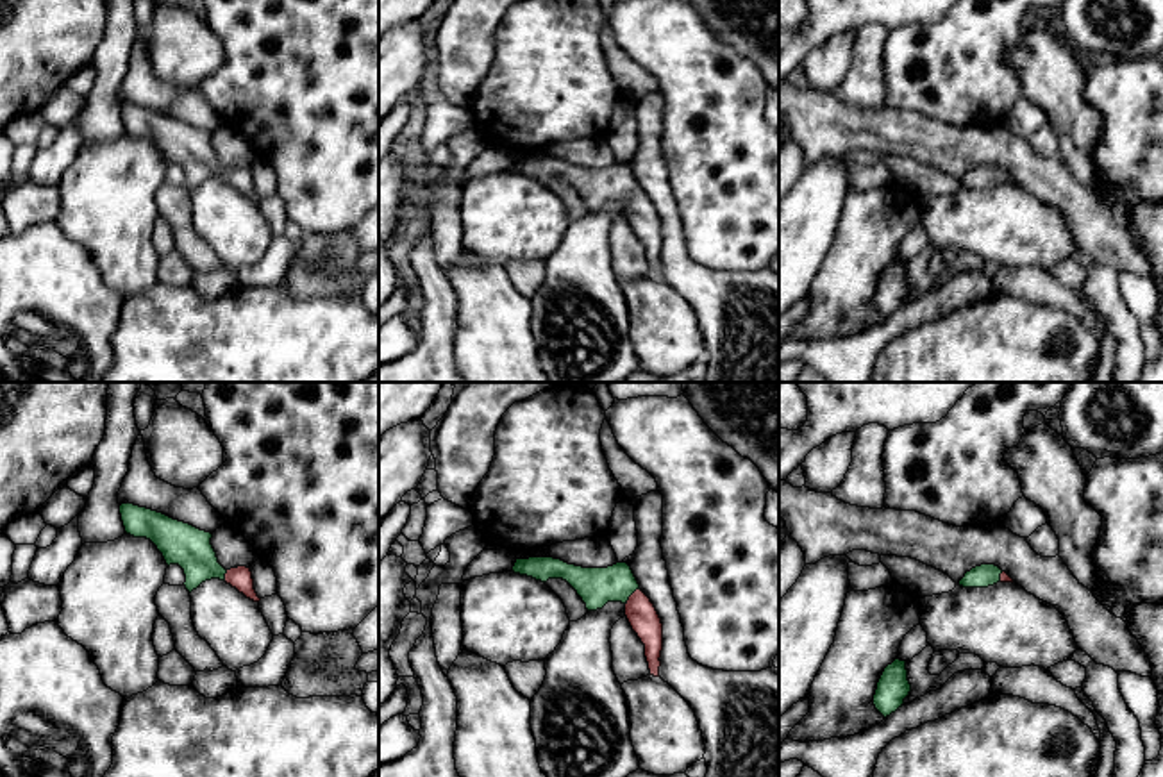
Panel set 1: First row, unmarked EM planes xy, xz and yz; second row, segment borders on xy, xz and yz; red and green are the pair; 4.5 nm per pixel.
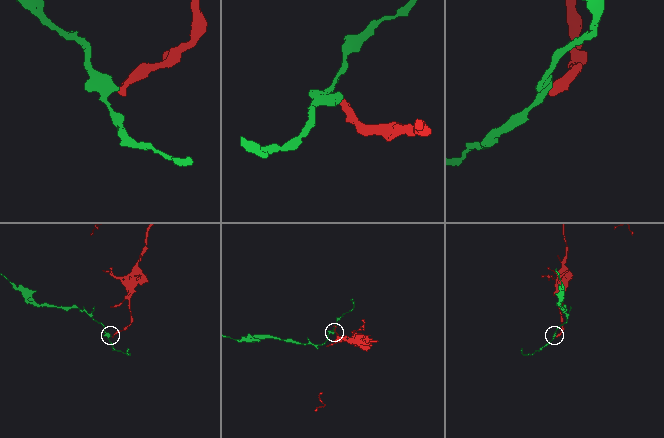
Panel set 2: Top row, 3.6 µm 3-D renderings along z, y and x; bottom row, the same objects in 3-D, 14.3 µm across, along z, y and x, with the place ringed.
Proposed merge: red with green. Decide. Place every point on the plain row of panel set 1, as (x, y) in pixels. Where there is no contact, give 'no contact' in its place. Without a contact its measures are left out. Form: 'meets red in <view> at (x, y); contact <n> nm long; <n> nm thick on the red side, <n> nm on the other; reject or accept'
meets red in xz at (631, 195); contact 90 nm long; 140 nm thick on the red side, 170 nm on the other; accept

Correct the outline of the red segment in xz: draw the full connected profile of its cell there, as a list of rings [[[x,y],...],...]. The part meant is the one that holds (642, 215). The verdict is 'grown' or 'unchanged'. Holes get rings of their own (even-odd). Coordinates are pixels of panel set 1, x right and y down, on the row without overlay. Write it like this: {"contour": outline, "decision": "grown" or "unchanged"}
{"contour": [[[529,157],[516,159],[513,171],[541,182],[548,179],[566,180],[582,198],[588,211],[602,209],[607,202],[622,202],[632,230],[645,245],[650,275],[659,277],[663,223],[627,163],[616,163],[607,168],[582,168],[554,157]]], "decision": "grown"}

